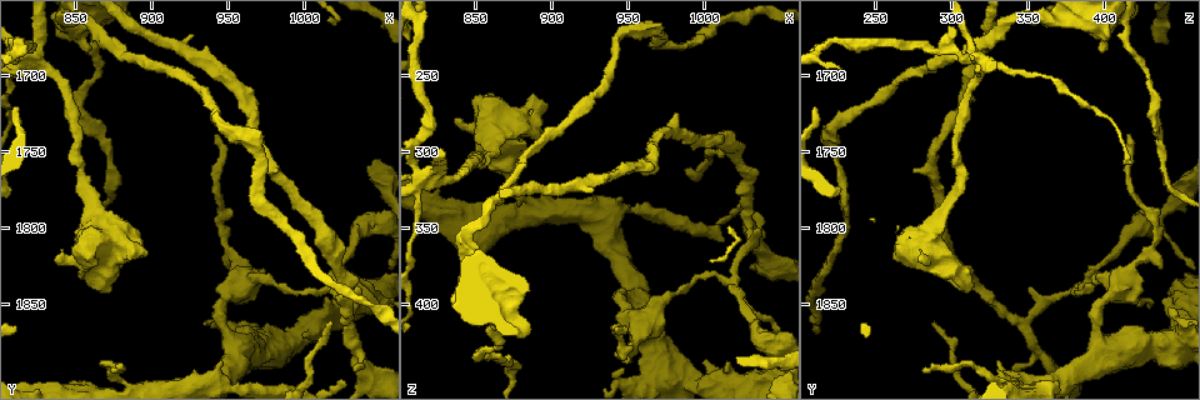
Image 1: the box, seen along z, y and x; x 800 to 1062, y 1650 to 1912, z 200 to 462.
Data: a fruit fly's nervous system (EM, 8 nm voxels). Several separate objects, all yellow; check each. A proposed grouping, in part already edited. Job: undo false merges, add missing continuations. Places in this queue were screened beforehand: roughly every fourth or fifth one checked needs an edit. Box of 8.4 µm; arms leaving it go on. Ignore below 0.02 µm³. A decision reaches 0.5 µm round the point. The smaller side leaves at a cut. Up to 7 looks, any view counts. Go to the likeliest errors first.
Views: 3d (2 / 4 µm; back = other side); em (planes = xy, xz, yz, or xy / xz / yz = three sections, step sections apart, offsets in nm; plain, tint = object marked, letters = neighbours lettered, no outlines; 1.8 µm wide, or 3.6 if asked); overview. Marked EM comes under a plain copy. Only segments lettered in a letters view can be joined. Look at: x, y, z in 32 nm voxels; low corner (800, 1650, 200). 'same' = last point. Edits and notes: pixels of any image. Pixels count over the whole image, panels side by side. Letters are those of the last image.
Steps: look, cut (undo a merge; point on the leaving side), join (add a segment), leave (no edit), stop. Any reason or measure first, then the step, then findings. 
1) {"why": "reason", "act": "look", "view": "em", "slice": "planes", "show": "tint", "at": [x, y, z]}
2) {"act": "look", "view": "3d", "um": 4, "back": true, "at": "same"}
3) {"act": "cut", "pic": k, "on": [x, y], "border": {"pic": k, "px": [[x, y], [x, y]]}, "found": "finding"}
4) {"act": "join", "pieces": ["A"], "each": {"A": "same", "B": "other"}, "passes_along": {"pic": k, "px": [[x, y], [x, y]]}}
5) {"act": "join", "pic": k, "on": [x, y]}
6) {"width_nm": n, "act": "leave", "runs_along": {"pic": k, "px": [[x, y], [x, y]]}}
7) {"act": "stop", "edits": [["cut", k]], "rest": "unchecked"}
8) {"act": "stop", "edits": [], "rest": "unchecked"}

{"why": "branch point", "act": "look", "view": "em", "slice": "xz", "step": 16, "show": "tint", "at": [1014, 1840, 384]}

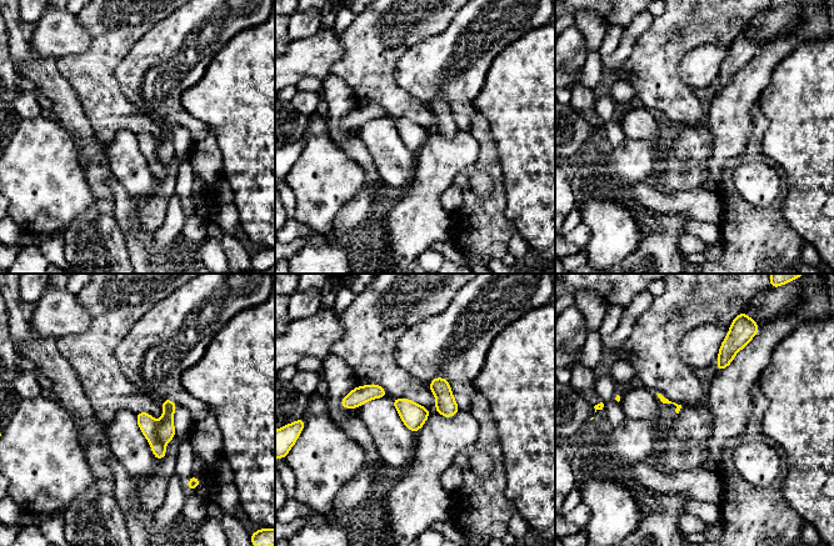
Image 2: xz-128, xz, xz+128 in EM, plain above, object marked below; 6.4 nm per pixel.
{"act": "look", "view": "em", "slice": "planes", "show": "tint", "at": "same"}

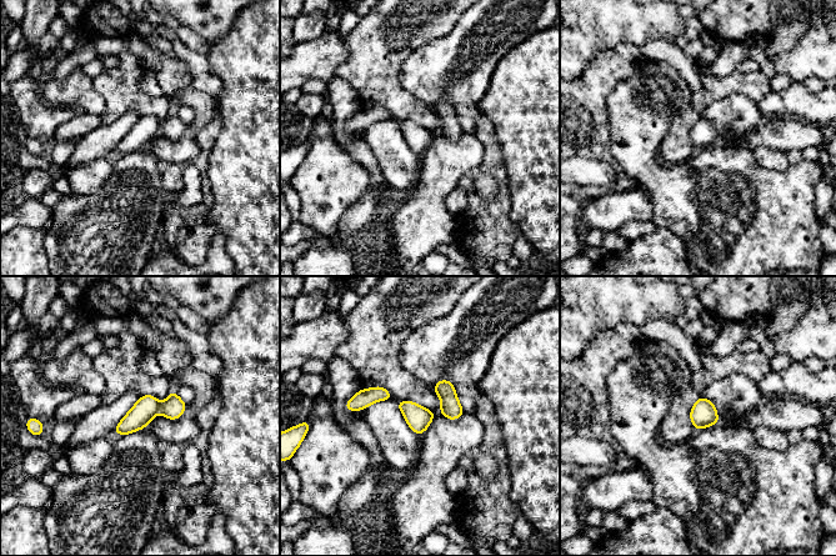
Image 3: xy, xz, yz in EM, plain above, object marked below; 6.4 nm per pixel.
{"act": "look", "view": "em", "slice": "planes", "show": "letters", "at": "same"}

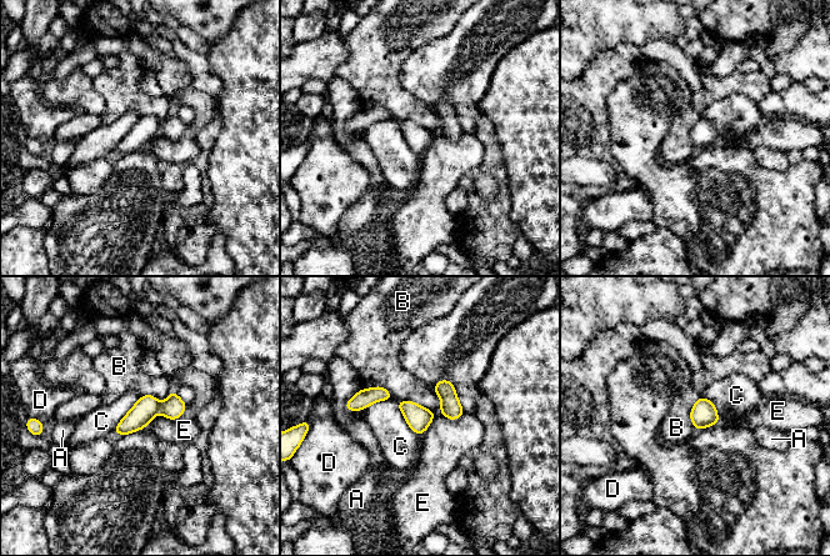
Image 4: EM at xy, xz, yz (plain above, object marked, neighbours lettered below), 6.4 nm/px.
{"act": "cut", "pic": 4, "on": [173, 407], "each": {"A": "other", "B": "other", "C": "other", "D": "other", "E": "other"}, "border": {"pic": 4, "px": [[161, 404], [159, 411]]}, "found": "a second neuron is stuck on"}

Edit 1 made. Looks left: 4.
{"act": "look", "view": "overview"}

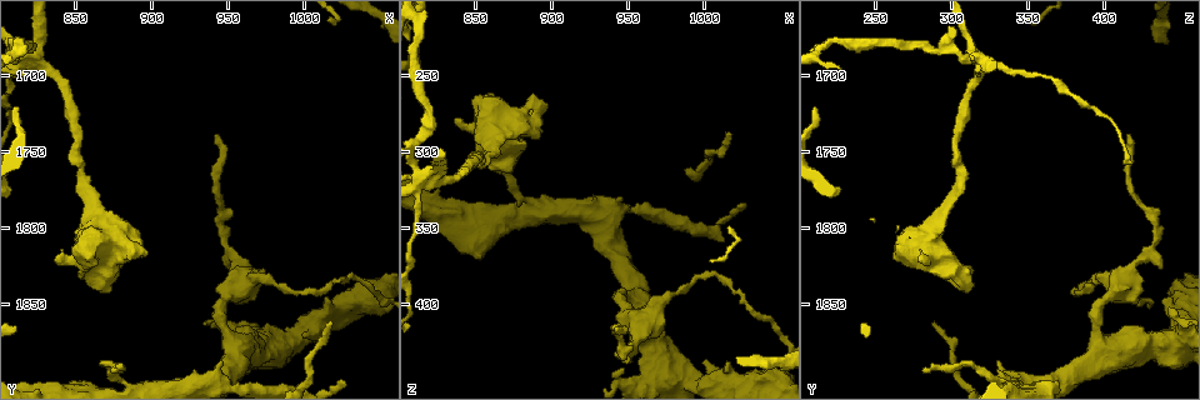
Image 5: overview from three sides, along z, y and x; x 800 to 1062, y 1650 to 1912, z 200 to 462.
{"why": "a fork", "act": "look", "view": "em", "slice": "planes", "show": "tint", "at": [822, 1690, 316]}

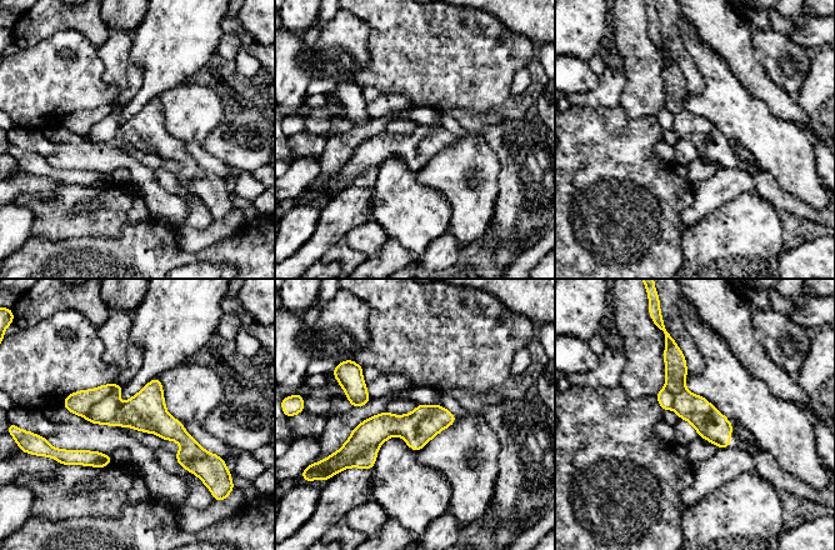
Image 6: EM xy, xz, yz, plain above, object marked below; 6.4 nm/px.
{"why": "what lies round it", "act": "look", "view": "em", "slice": "planes", "show": "letters", "at": "same"}

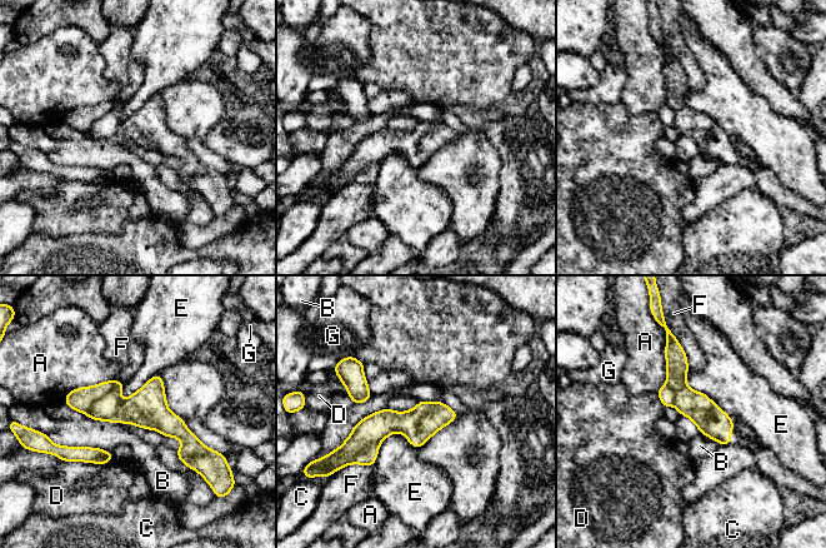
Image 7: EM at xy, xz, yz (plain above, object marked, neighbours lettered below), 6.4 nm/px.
{"width_nm": 200, "longest_contact_nm": ["E", 440], "act": "cut", "pic": 7, "on": [81, 399], "each": {"A": "other", "B": "other", "C": "other", "D": "other", "E": "other", "F": "other", "G": "other"}, "found": "a second neuron is stuck on"}

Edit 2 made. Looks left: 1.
{"why": "free end", "act": "look", "view": "em", "slice": "xy", "step": 4, "show": "letters", "at": [886, 1818, 262]}

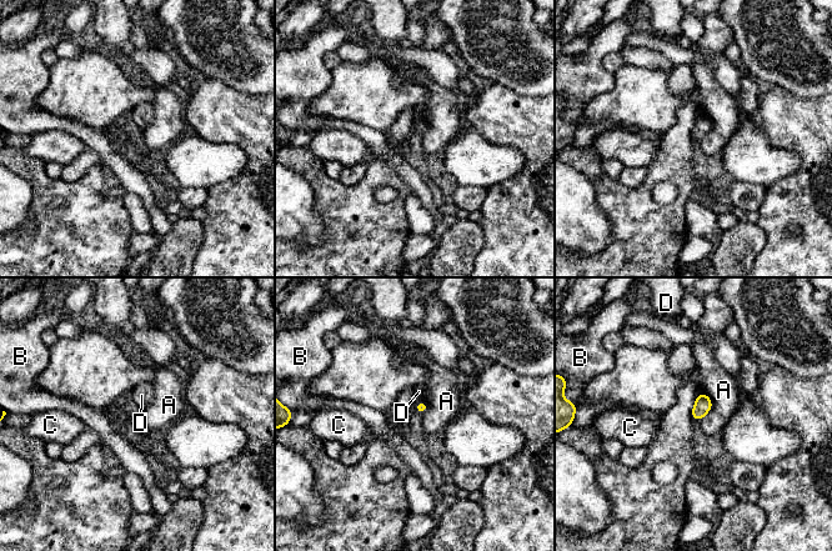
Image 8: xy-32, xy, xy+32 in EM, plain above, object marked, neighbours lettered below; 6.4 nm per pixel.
{"act": "leave", "each": {"A": "other", "B": "other", "C": "other", "D": "other"}, "border": {"pic": 8, "px": [[703, 391], [711, 409], [698, 420]]}, "found": "no lettered segment goes on from it"}

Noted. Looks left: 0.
{"act": "stop", "edits": [["cut", 4], ["cut", 7]], "rest": "unchecked"}

